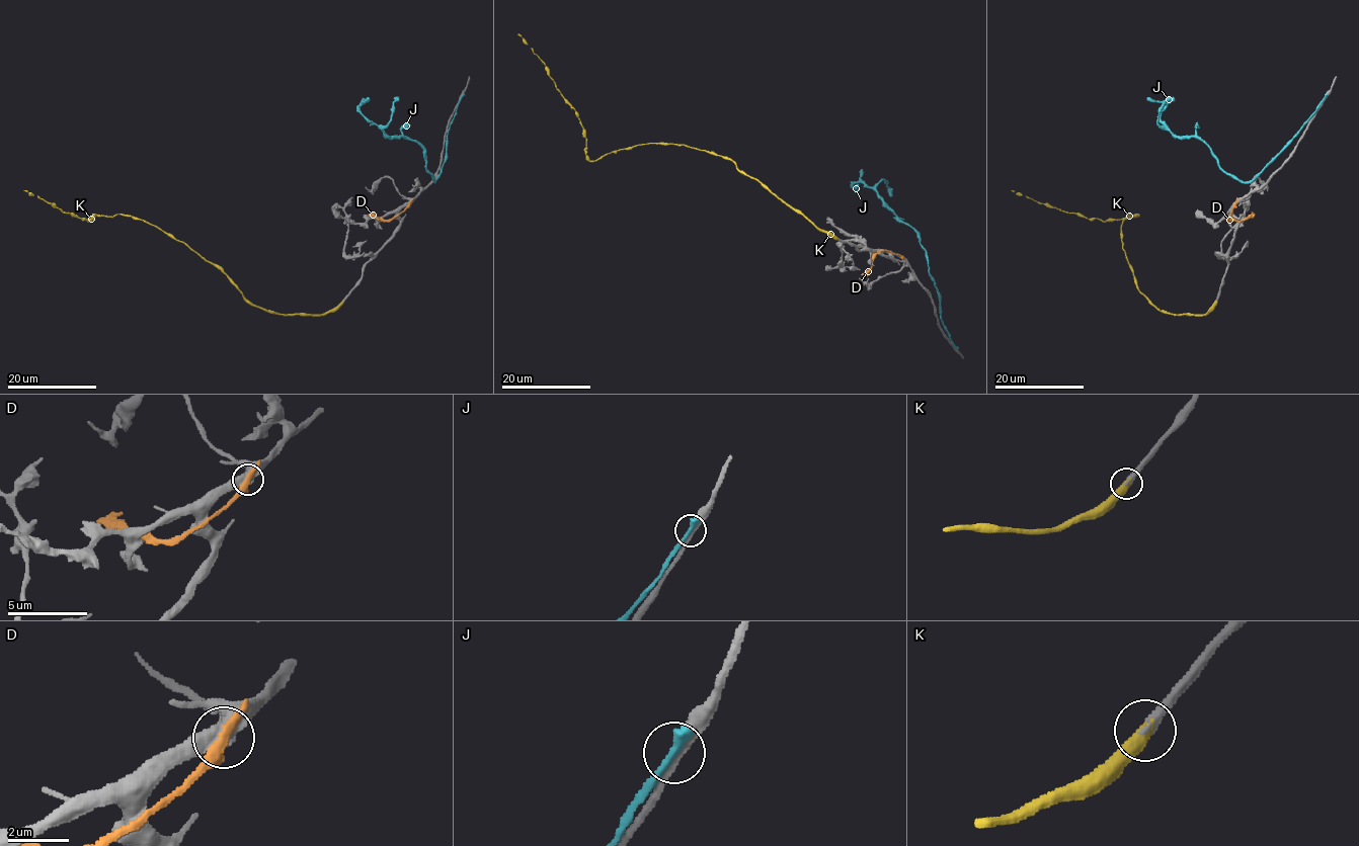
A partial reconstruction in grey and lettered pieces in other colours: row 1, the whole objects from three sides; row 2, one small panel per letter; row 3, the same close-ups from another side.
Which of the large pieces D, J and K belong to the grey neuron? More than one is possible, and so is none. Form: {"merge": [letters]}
{"merge": ["K"]}

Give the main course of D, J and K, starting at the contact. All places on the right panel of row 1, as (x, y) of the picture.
D: (1235, 202), (1229, 220), (1244, 221), (1253, 215)
J: (1325, 97), (1300, 131), (1242, 181), (1204, 142), (1176, 136), (1161, 120), (1164, 102), (1147, 97)
K: (1215, 302), (1205, 314), (1170, 314), (1138, 288), (1121, 226), (1129, 214), (1138, 215), (1088, 219), (1011, 190)

